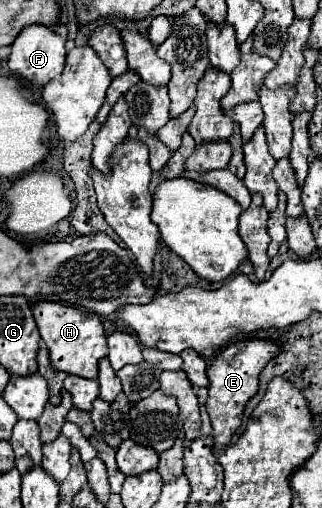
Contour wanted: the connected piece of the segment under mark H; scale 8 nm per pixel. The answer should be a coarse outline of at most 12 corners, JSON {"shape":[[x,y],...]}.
{"shape":[[39,301],[33,315],[53,367],[95,379],[107,355],[101,319]]}

